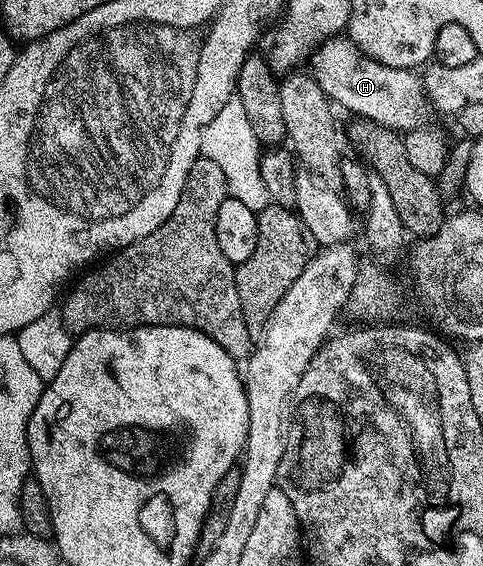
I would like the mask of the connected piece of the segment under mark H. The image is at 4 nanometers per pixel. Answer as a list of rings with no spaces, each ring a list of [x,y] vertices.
[[[333,36],[322,42],[309,57],[308,70],[331,103],[342,105],[359,119],[378,126],[409,132],[427,125],[426,117],[432,114],[423,79],[419,75],[417,78],[414,70],[388,68],[372,60],[349,37]]]

